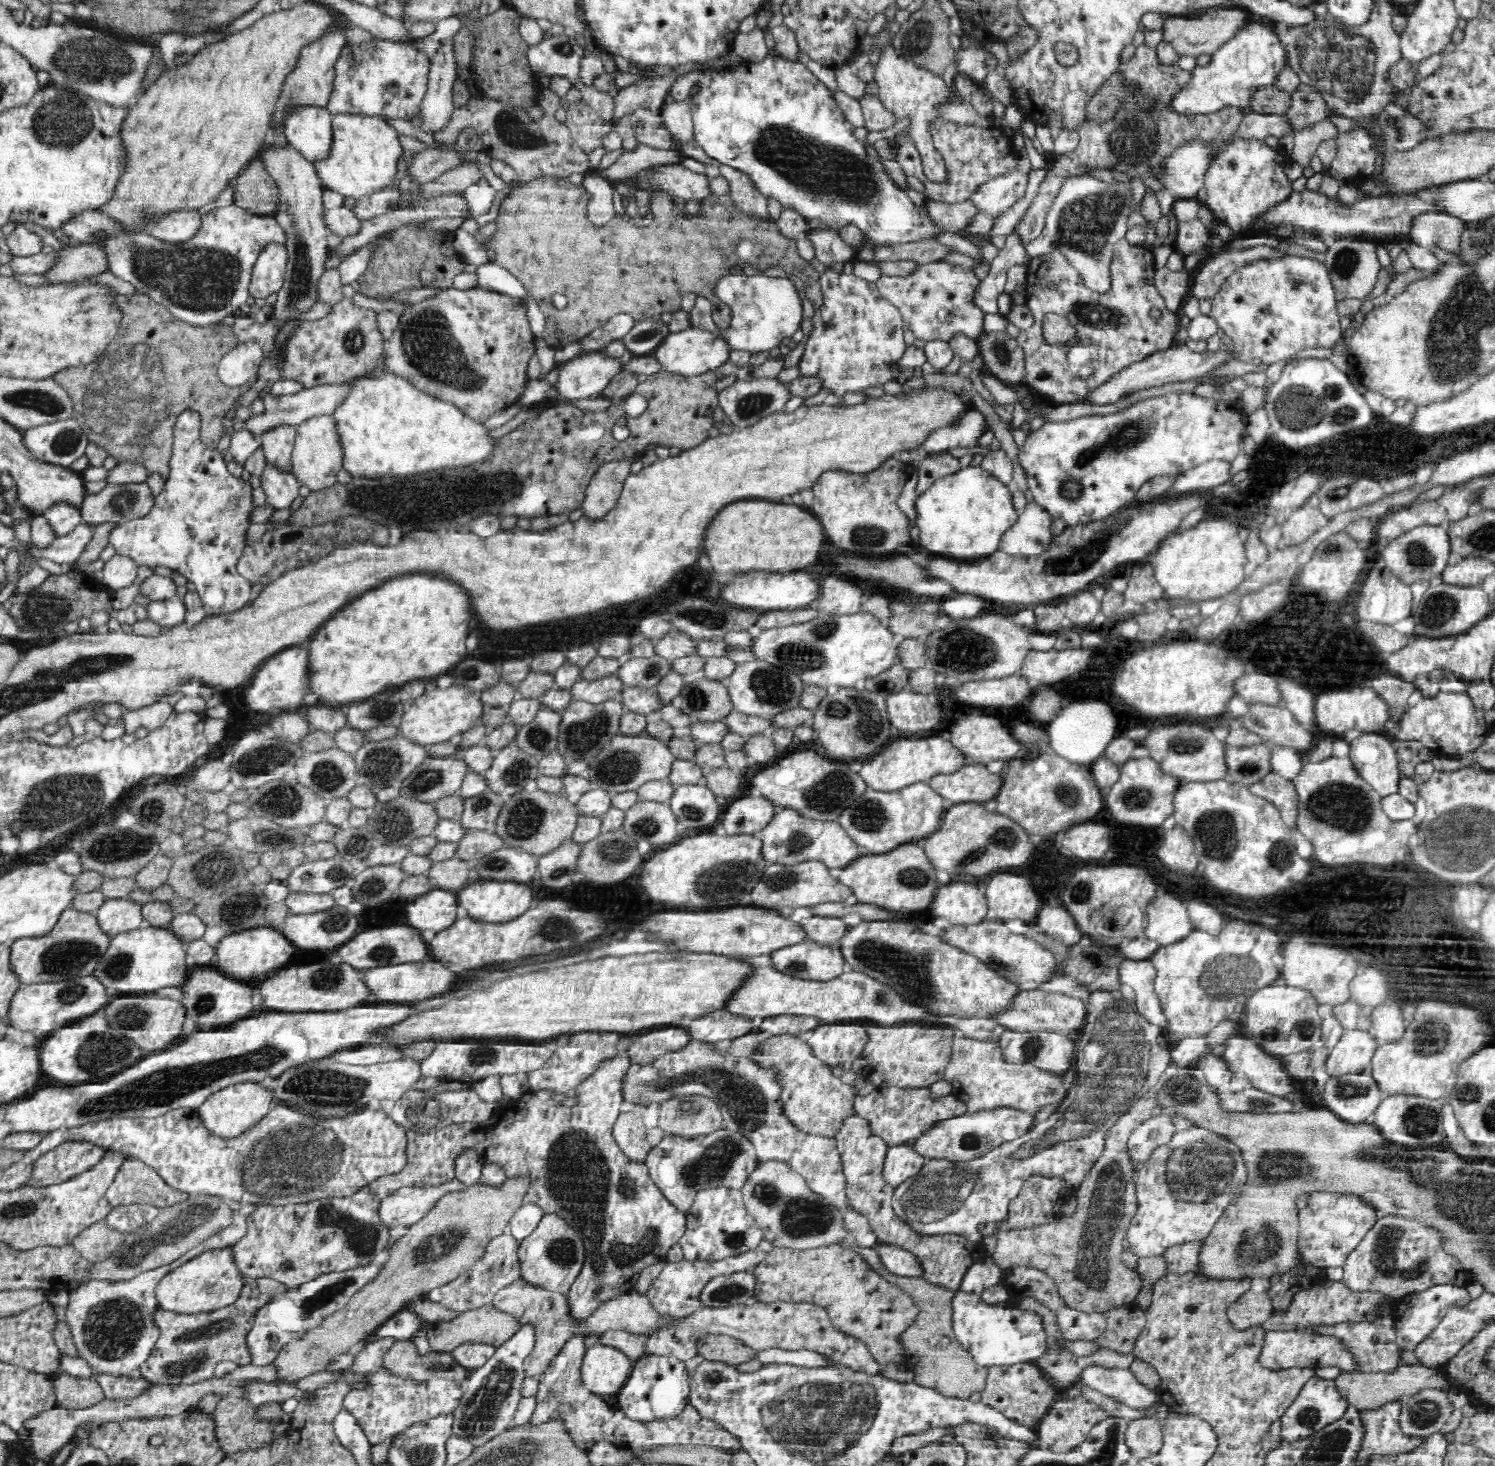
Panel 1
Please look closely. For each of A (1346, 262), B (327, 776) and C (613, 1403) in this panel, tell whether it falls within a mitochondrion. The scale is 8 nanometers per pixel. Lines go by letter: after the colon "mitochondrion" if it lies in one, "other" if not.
A: mitochondrion
B: mitochondrion
C: other

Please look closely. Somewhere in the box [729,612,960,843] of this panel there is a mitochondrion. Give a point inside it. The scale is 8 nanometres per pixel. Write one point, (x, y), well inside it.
(803, 657)

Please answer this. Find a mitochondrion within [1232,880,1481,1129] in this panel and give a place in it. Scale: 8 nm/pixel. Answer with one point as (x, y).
(1428, 1034)

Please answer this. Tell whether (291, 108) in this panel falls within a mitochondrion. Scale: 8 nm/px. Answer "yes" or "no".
no

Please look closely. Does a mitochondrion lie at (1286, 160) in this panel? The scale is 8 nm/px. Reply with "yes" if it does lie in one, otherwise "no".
no

